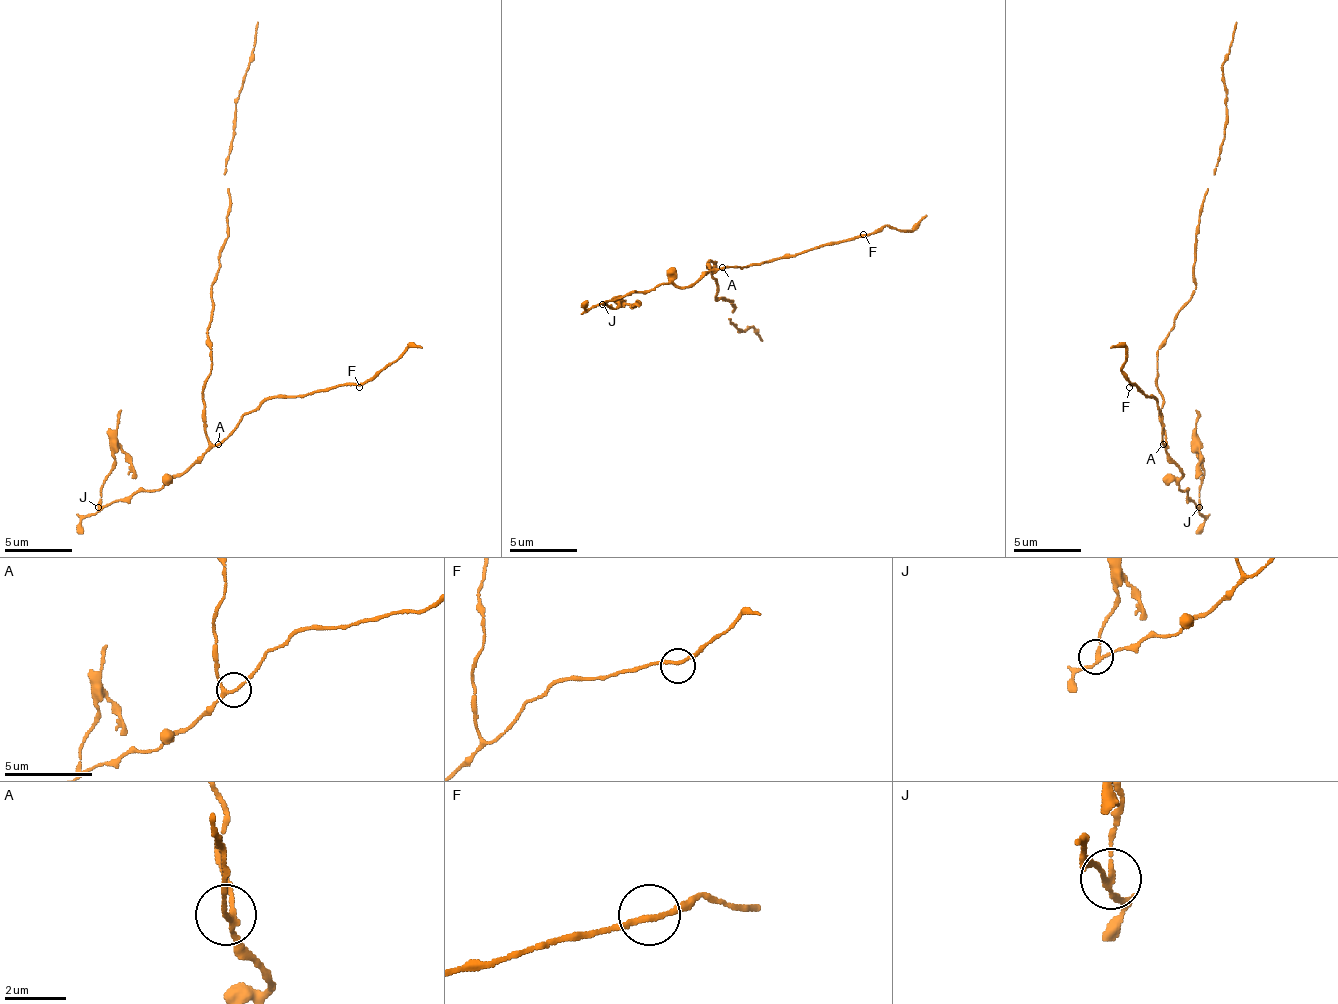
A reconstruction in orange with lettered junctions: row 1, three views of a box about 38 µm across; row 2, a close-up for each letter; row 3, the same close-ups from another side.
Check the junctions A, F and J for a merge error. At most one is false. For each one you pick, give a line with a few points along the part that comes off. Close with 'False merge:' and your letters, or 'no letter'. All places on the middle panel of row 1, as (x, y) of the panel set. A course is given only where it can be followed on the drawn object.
J: (602, 304), (615, 308), (622, 301)
False merge: J

